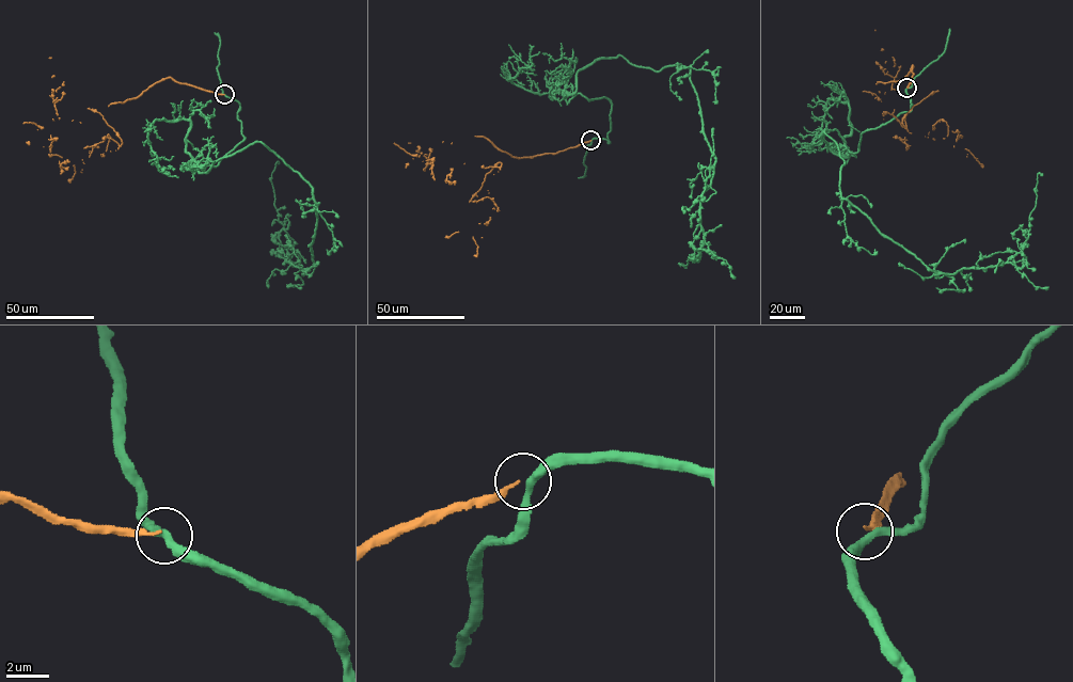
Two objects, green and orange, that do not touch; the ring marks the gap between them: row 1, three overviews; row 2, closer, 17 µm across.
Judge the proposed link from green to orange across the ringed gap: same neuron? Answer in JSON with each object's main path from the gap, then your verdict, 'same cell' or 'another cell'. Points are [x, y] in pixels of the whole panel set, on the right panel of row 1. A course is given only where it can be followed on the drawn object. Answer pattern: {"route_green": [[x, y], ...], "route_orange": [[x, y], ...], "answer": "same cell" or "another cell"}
{"route_green": [[906, 88], [911, 110], [853, 156], [822, 138], [843, 160], [840, 196], [929, 268], [1020, 253], [1042, 175]], "route_orange": [[906, 88], [913, 65], [895, 82], [908, 131], [928, 138], [943, 120], [965, 148], [961, 135]], "answer": "another cell"}

